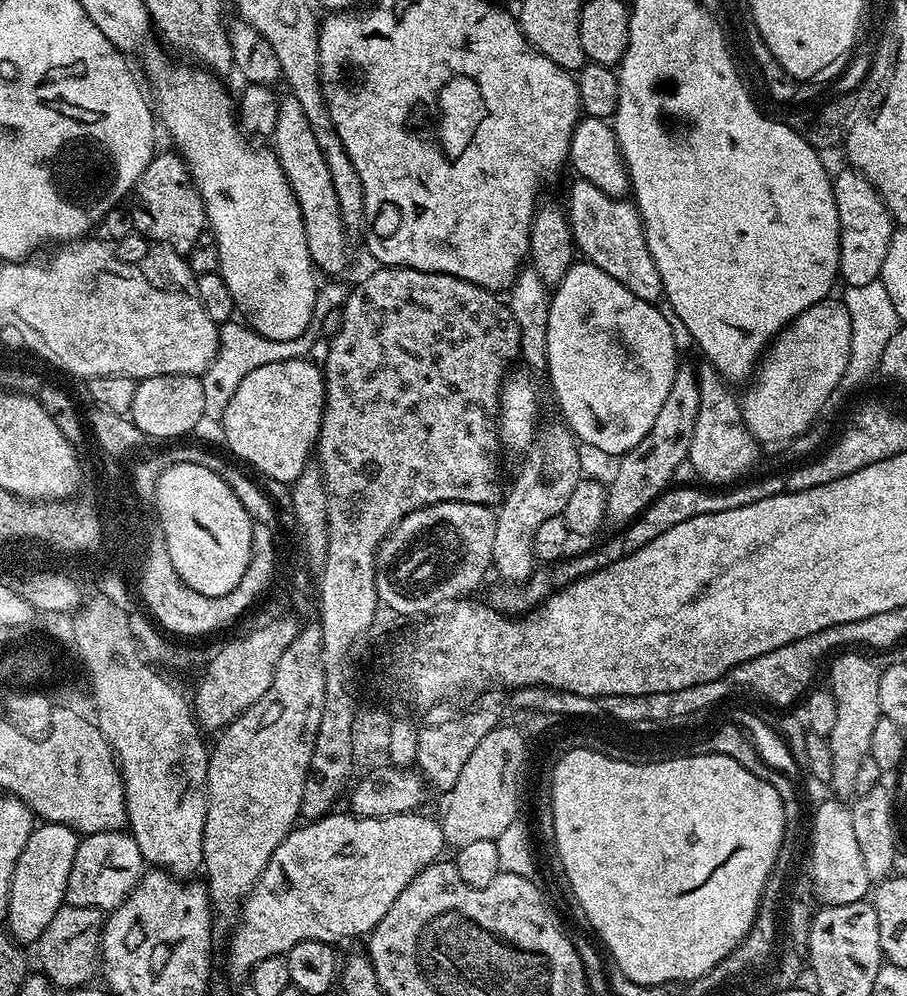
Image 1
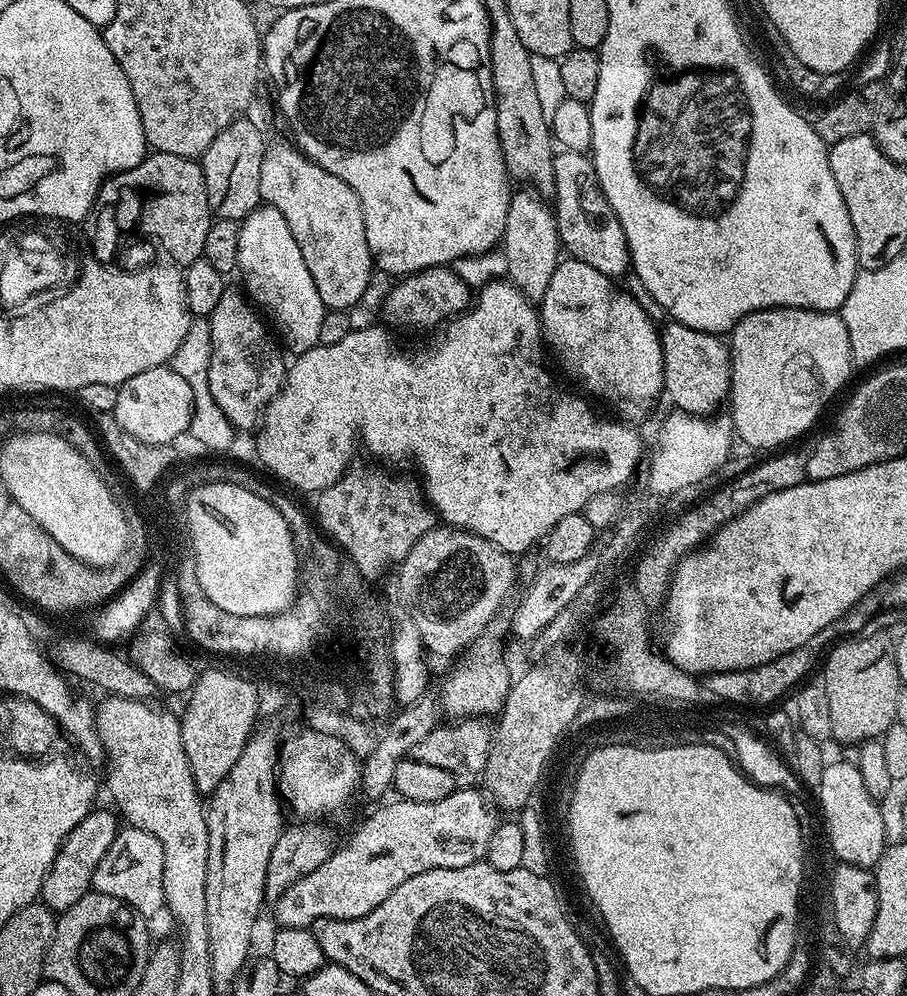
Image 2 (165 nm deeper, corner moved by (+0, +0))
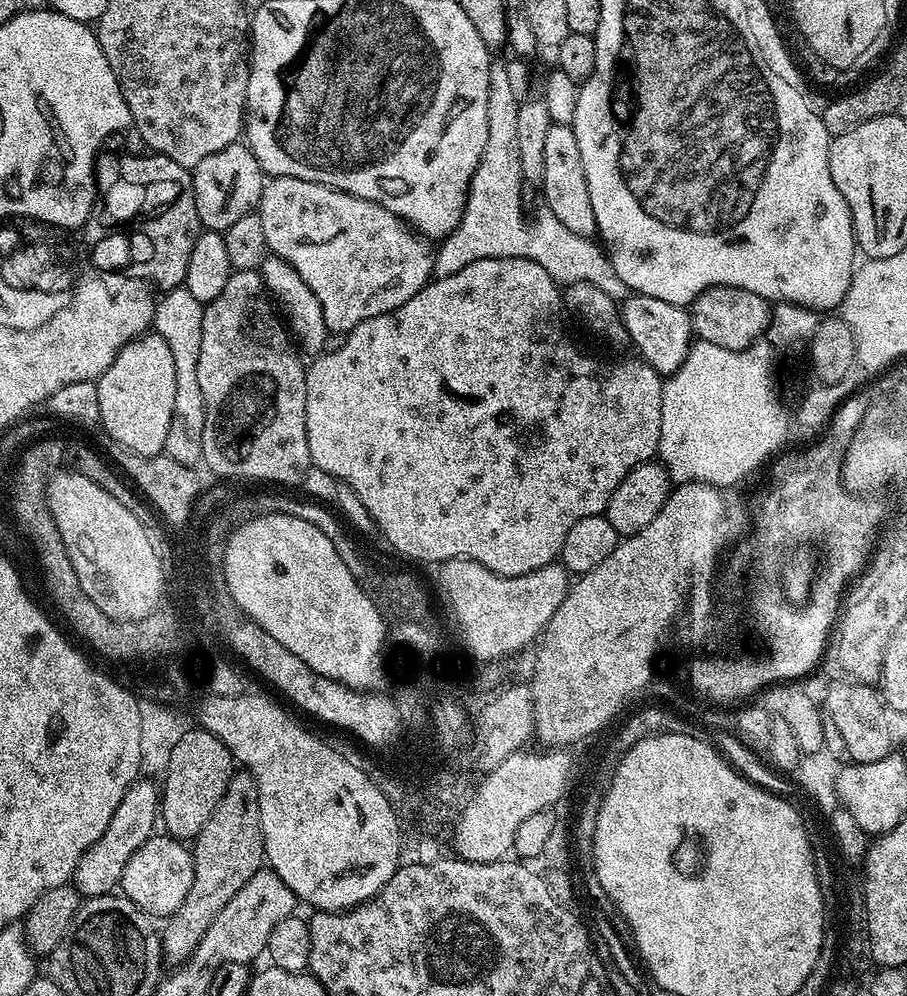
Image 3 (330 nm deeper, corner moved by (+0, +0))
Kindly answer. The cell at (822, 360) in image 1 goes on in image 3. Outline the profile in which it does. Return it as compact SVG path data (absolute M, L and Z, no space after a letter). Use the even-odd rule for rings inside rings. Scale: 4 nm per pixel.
M734 286L707 288L692 301L690 311L693 333L714 346L722 346L722 350L749 348L761 339L770 327L769 301L763 300L758 294L750 294L750 290Z

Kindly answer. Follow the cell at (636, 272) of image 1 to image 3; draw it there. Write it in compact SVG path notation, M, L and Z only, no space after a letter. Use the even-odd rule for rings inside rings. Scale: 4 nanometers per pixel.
M554 124L546 134L542 159L546 166L542 169L542 193L547 211L564 223L574 234L589 238L597 235L594 210L590 206L590 190L586 186L586 174L582 170L582 153L578 150L578 138L571 124Z

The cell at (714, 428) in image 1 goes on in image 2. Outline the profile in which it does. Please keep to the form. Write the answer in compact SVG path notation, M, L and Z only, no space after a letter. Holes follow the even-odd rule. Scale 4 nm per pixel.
M668 322L660 328L662 342L662 362L664 363L664 392L673 400L675 407L691 416L709 417L717 411L720 403L727 401L732 386L732 355L728 352L727 343L715 332L694 330L690 326L682 326Z

